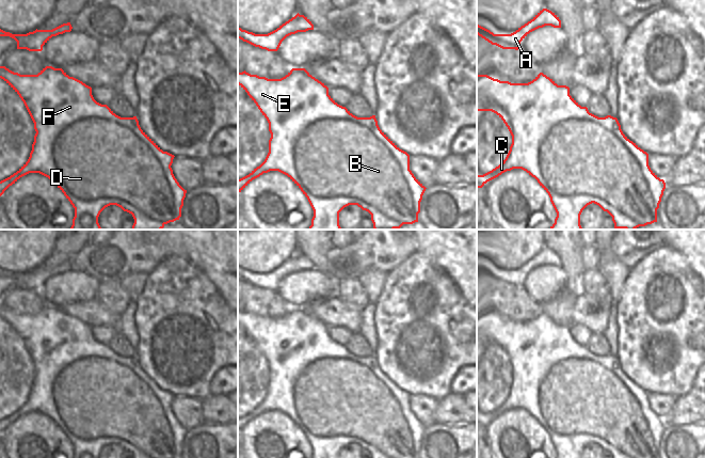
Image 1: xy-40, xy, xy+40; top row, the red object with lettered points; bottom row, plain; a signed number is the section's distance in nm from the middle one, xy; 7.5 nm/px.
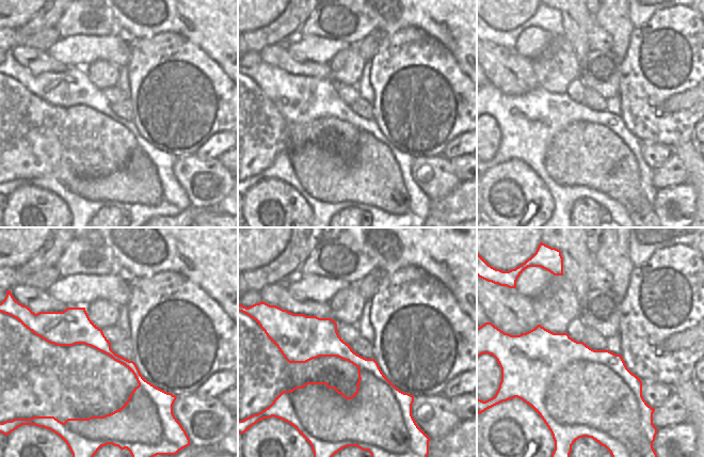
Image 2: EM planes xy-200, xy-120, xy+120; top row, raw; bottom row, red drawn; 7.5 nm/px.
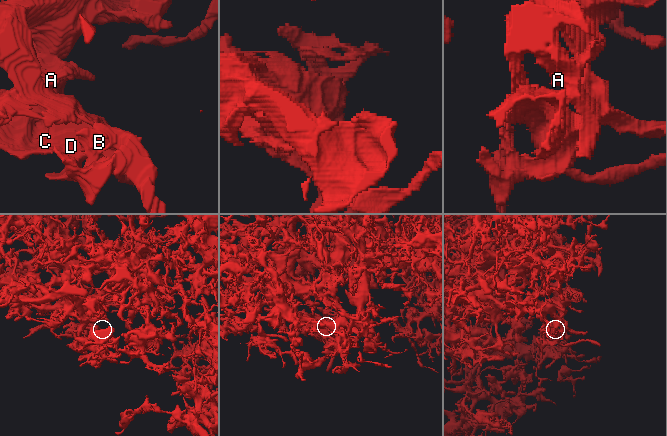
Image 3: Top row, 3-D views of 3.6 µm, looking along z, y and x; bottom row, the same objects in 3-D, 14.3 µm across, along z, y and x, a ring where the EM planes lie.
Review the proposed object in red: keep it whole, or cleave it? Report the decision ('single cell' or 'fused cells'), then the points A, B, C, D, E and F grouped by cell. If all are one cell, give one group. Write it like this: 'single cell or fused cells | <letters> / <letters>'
fused cells | A C E F / B D

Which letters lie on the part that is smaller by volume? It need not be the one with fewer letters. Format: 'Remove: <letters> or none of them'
Remove: B, D

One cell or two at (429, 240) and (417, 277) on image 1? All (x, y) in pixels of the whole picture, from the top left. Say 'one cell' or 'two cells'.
two cells

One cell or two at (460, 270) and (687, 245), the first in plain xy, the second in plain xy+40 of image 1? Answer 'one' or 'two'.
one

